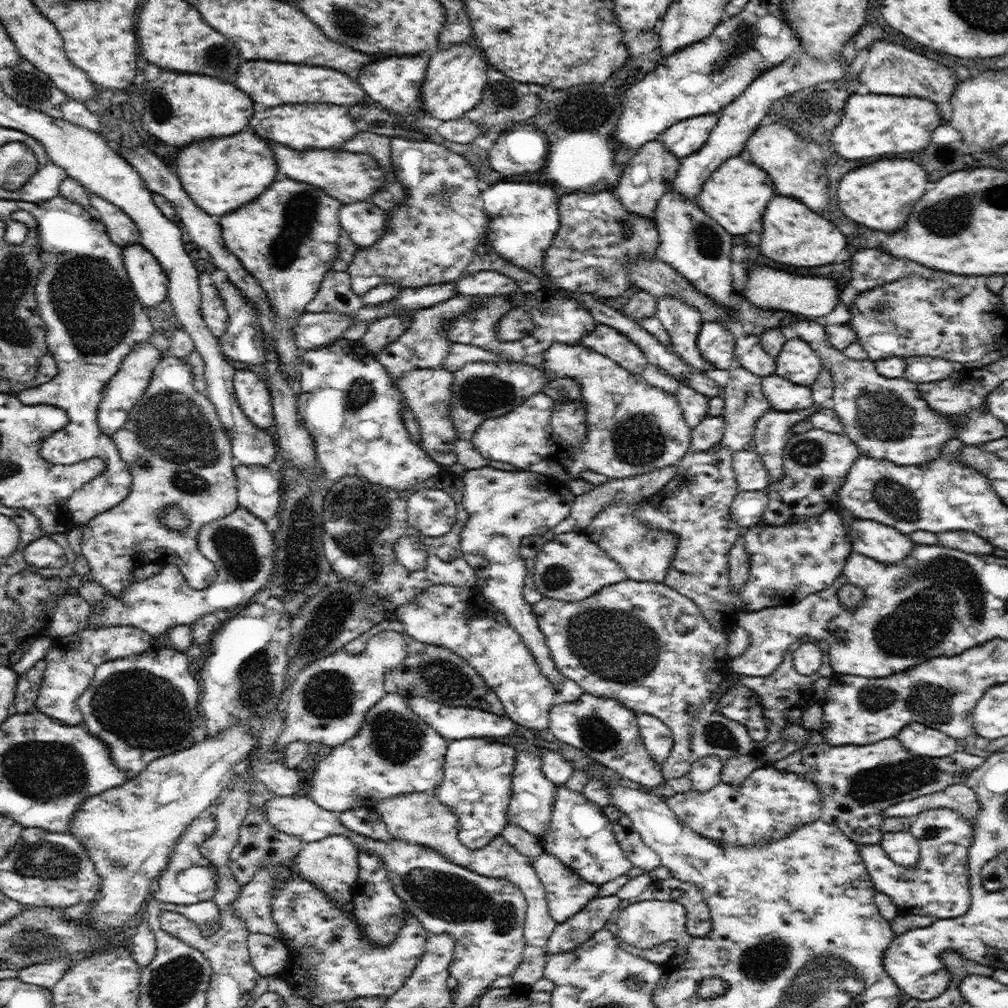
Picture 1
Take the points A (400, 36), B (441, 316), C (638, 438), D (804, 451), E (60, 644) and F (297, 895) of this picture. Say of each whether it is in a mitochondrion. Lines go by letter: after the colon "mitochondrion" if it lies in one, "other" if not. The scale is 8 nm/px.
A: other
B: other
C: mitochondrion
D: mitochondrion
E: other
F: other

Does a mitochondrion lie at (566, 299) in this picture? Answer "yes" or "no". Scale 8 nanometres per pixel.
no

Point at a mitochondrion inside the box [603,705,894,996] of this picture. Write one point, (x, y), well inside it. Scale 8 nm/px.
(762, 961)

